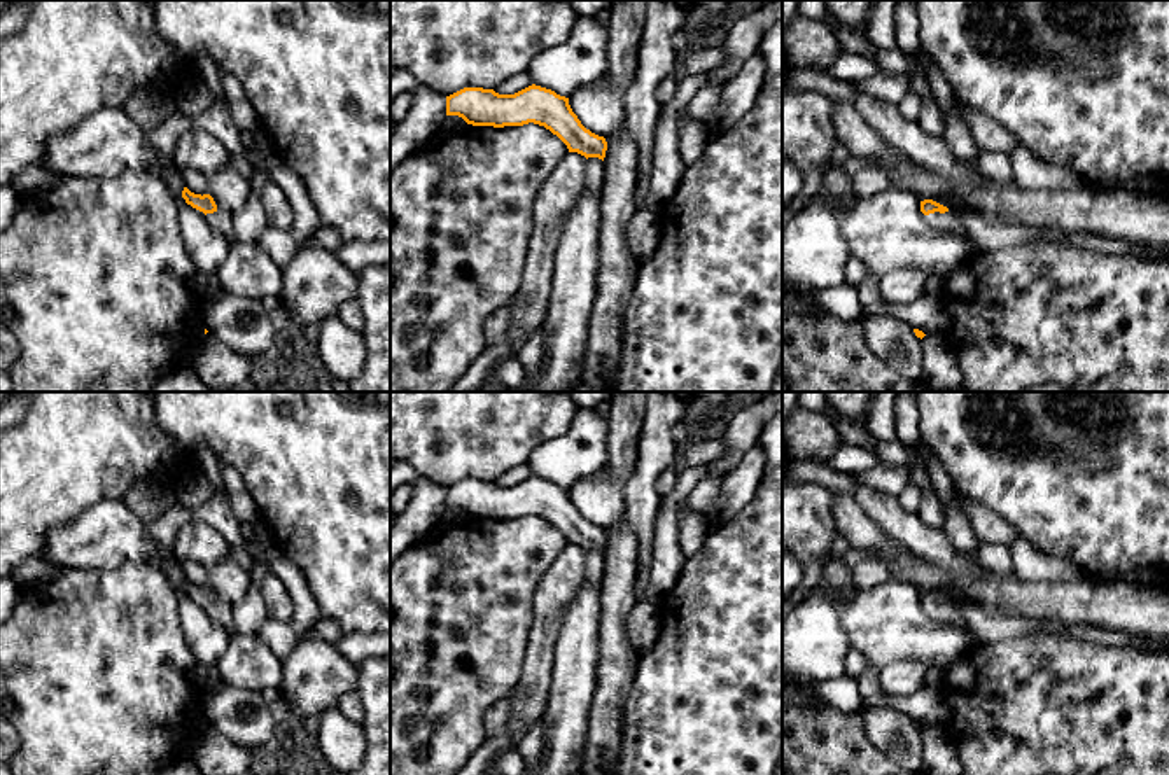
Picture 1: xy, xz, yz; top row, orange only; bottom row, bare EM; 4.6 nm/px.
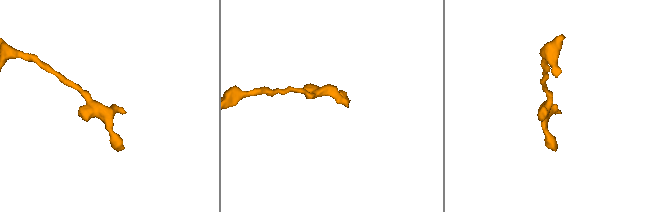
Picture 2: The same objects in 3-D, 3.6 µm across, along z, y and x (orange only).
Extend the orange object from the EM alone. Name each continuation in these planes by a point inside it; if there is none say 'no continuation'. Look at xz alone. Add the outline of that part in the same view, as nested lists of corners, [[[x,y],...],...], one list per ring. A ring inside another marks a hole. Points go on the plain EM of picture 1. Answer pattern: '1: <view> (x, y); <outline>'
no continuation

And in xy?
1: xy (219, 611); [[[217,602],[214,605],[206,605],[205,609],[214,619],[222,623],[233,633],[233,616],[228,604]]]

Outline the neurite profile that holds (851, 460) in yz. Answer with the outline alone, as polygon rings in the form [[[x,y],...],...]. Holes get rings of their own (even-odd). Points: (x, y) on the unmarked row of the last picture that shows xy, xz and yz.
[[[844,444],[824,464],[836,472],[856,476],[880,462],[880,457],[873,450]]]

